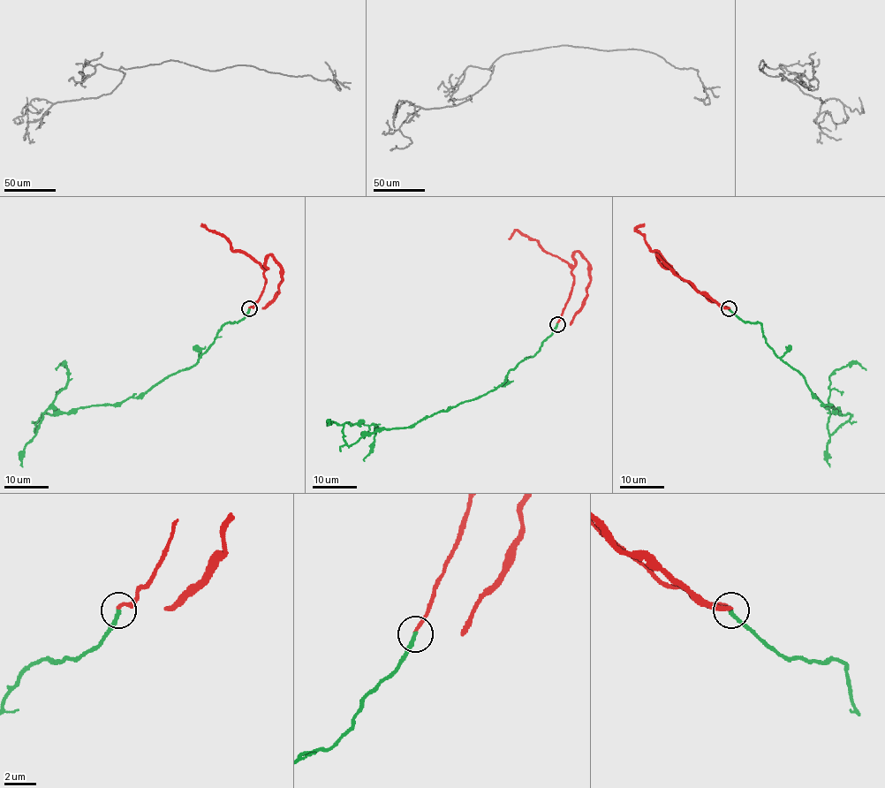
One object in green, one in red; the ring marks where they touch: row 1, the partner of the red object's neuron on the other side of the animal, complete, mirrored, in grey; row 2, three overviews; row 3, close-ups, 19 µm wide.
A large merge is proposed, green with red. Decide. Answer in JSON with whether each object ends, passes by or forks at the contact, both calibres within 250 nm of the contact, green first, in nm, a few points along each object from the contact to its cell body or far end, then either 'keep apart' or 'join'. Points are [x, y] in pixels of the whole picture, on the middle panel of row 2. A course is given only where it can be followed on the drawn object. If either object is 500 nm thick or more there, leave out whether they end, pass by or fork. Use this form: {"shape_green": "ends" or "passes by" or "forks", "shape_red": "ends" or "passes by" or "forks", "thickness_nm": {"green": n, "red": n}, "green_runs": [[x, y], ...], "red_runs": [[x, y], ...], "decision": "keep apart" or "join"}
{"shape_green": "ends", "shape_red": "ends", "thickness_nm": {"green": 240, "red": 190}, "green_runs": [[556, 323], [493, 390], [350, 445], [346, 422], [375, 424], [365, 461]], "red_runs": [[556, 323], [571, 290], [573, 253], [578, 251], [588, 263], [590, 284], [585, 304], [570, 325]], "decision": "join"}

